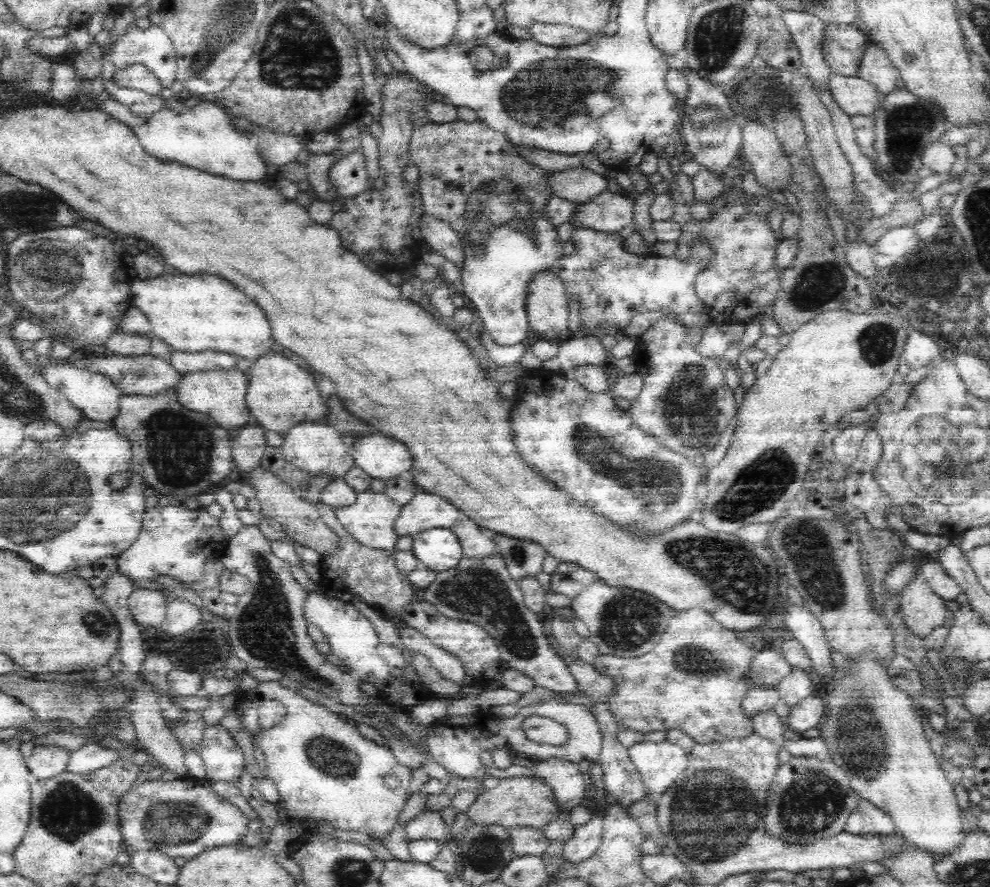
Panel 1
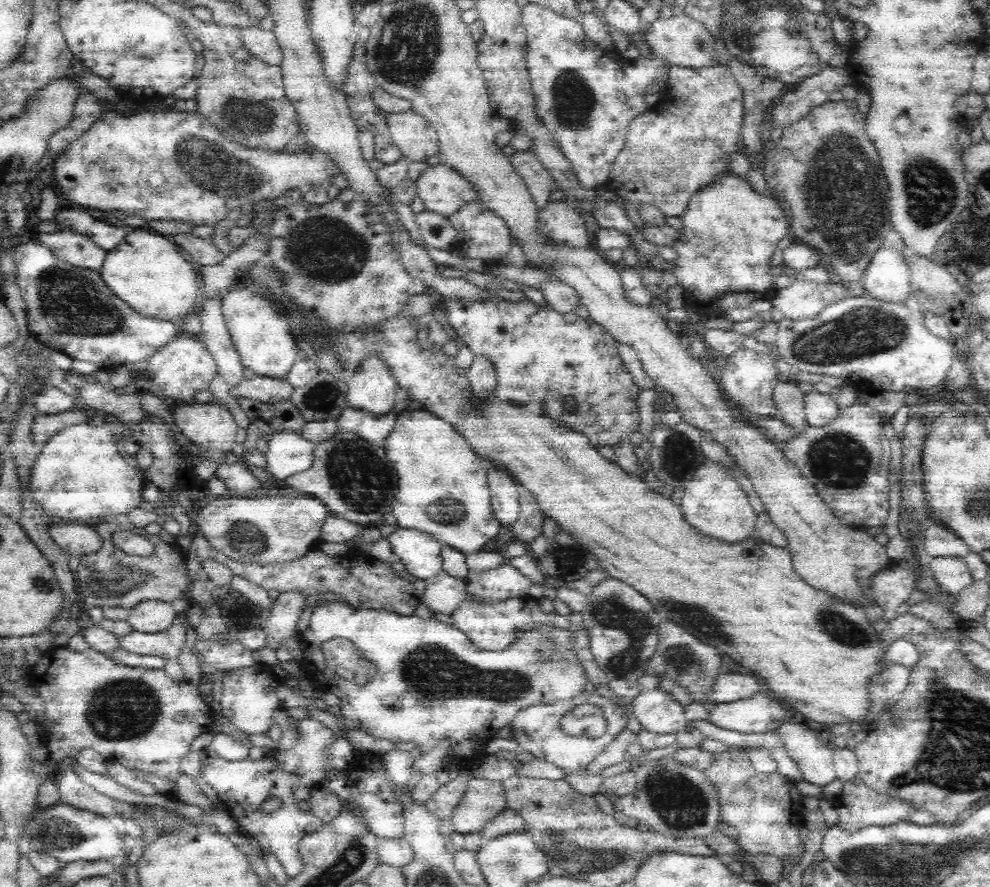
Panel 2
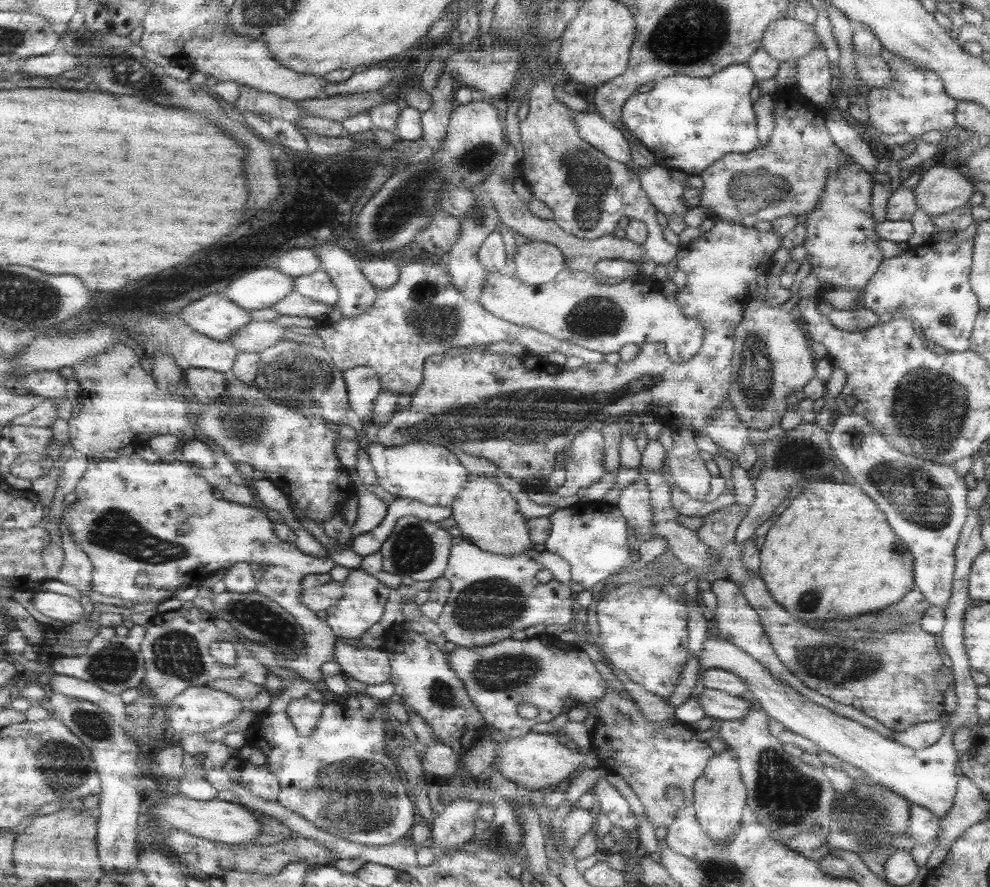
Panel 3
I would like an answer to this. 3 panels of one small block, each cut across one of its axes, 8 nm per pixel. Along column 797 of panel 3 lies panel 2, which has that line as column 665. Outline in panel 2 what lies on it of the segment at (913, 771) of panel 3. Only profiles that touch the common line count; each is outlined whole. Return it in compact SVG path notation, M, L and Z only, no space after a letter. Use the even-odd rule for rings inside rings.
M659 687L655 691L640 692L633 698L634 718L642 725L642 731L658 735L676 735L688 726L684 707Z

